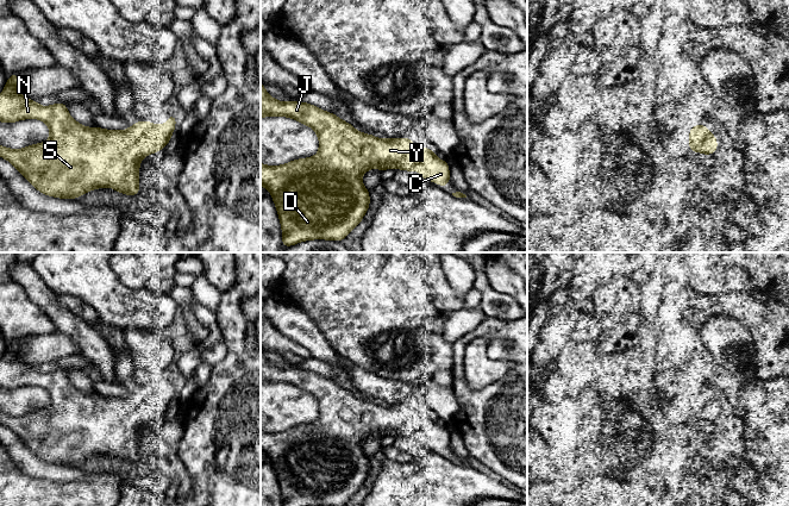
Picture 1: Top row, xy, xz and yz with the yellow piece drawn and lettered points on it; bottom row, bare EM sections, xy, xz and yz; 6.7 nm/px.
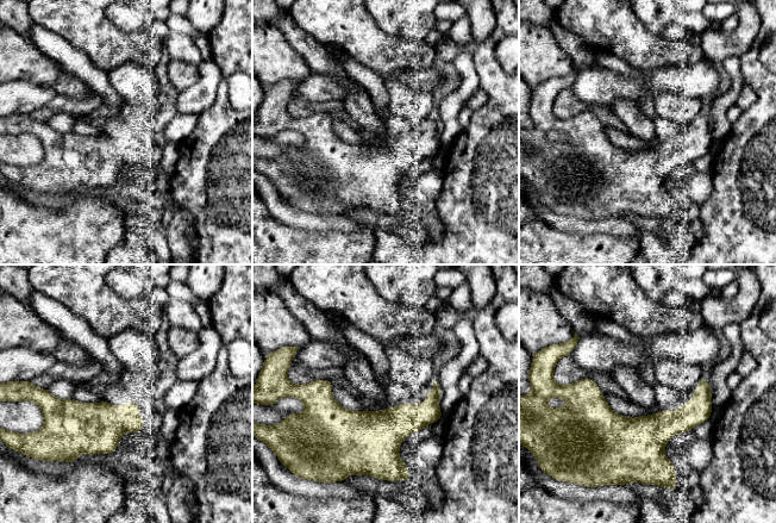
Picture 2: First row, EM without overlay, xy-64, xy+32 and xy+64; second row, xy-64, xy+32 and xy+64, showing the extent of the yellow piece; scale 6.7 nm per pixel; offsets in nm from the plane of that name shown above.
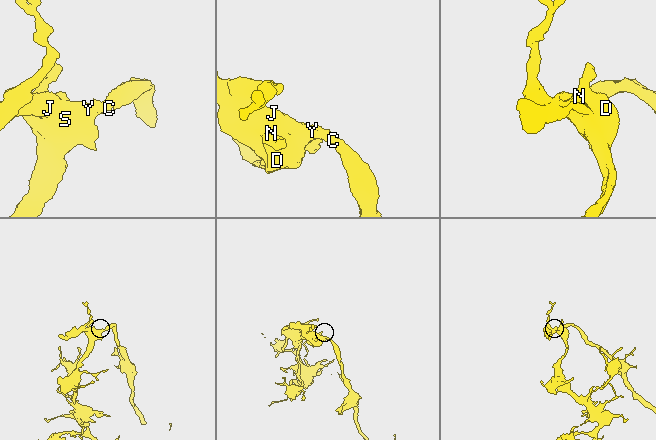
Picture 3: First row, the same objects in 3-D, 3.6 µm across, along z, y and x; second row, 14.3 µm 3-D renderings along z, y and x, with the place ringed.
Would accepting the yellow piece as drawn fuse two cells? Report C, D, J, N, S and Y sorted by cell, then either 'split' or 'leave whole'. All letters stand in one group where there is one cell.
groups C D J N S Y; leave whole

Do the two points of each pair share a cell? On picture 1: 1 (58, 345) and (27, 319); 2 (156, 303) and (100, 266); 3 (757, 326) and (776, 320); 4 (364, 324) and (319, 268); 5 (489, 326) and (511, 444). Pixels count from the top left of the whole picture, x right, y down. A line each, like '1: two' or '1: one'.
1: two
2: one
3: two
4: one
5: one

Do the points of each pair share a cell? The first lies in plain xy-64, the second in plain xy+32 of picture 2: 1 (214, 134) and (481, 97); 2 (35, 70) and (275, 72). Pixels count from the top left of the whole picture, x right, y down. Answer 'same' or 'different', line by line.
1: different
2: same

